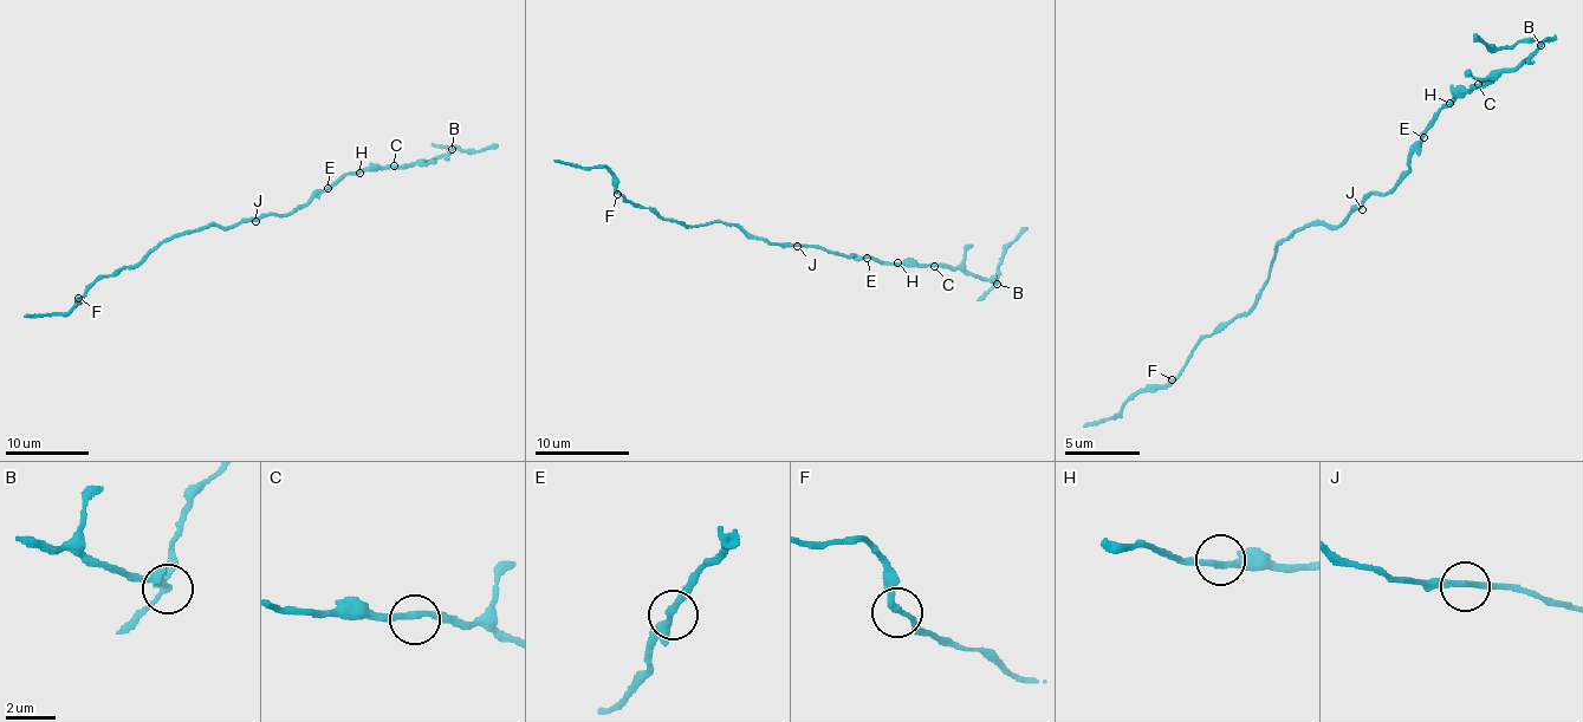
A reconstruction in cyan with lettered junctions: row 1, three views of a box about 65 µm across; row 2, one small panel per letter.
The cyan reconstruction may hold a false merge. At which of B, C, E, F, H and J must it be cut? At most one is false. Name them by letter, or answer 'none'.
B

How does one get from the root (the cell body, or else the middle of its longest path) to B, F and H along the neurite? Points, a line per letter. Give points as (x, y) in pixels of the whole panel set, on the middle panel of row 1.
B: (786, 244), (883, 261), (964, 267), (980, 278), (994, 279), (997, 284)
F: (786, 244), (756, 240), (725, 221), (681, 225), (617, 194)
H: (786, 244), (897, 262)

